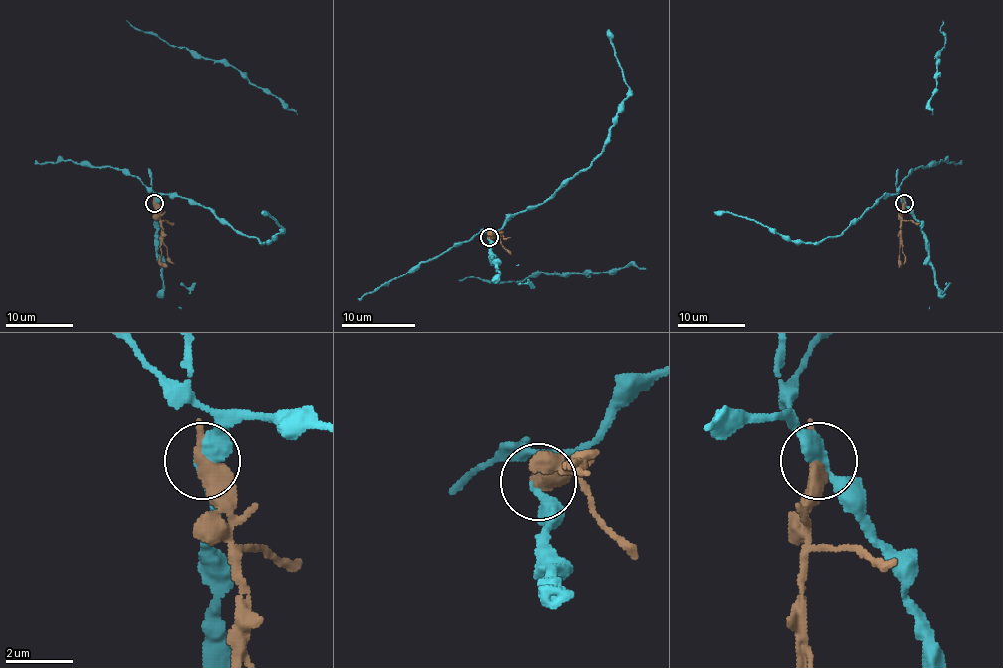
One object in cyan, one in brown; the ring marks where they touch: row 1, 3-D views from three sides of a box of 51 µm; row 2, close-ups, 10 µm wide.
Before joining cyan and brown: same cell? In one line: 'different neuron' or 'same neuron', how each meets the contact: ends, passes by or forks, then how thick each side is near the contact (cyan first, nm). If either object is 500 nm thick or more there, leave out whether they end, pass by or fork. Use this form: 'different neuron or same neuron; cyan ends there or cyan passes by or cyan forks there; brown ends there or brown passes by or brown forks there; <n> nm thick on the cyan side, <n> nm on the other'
different neuron; 420 nm thick on the cyan side, 550 nm on the other

